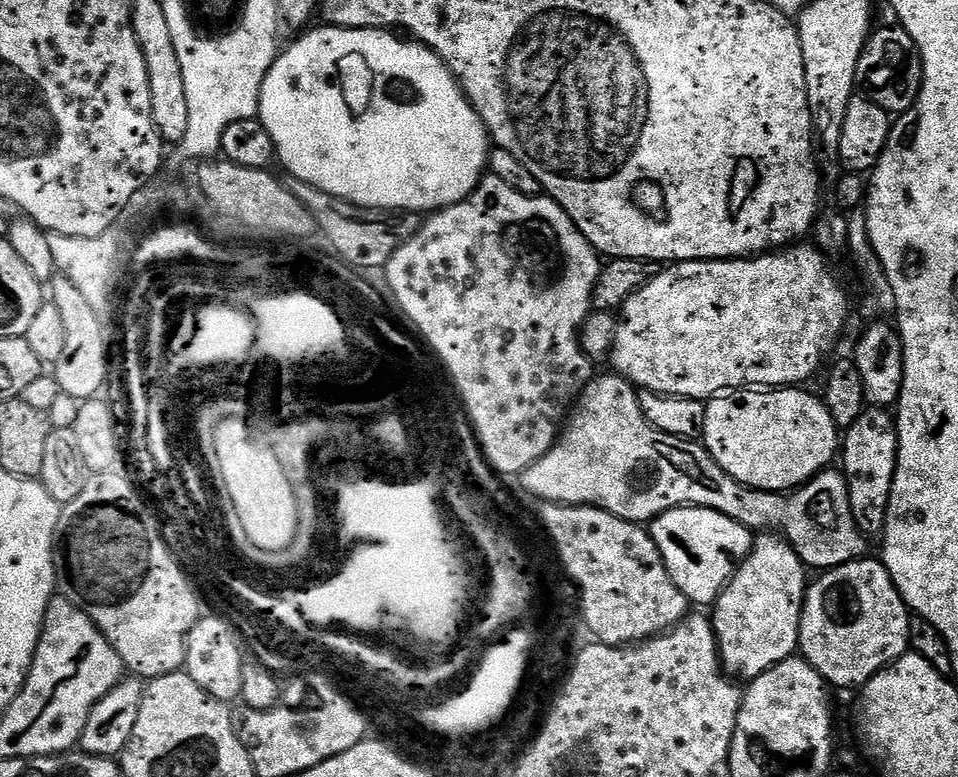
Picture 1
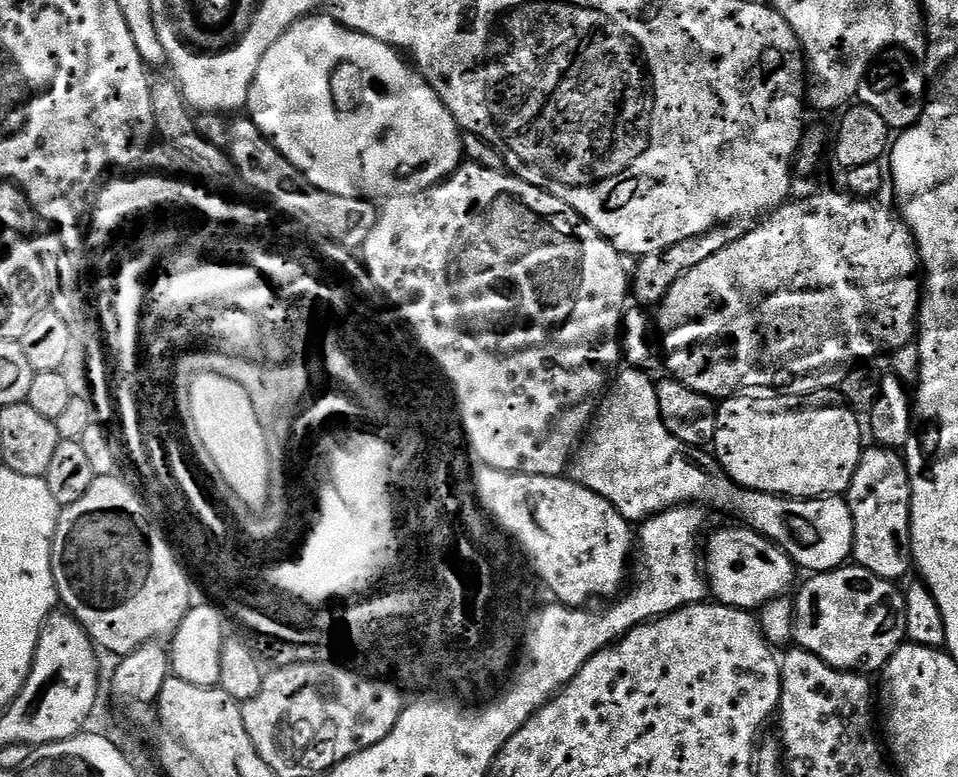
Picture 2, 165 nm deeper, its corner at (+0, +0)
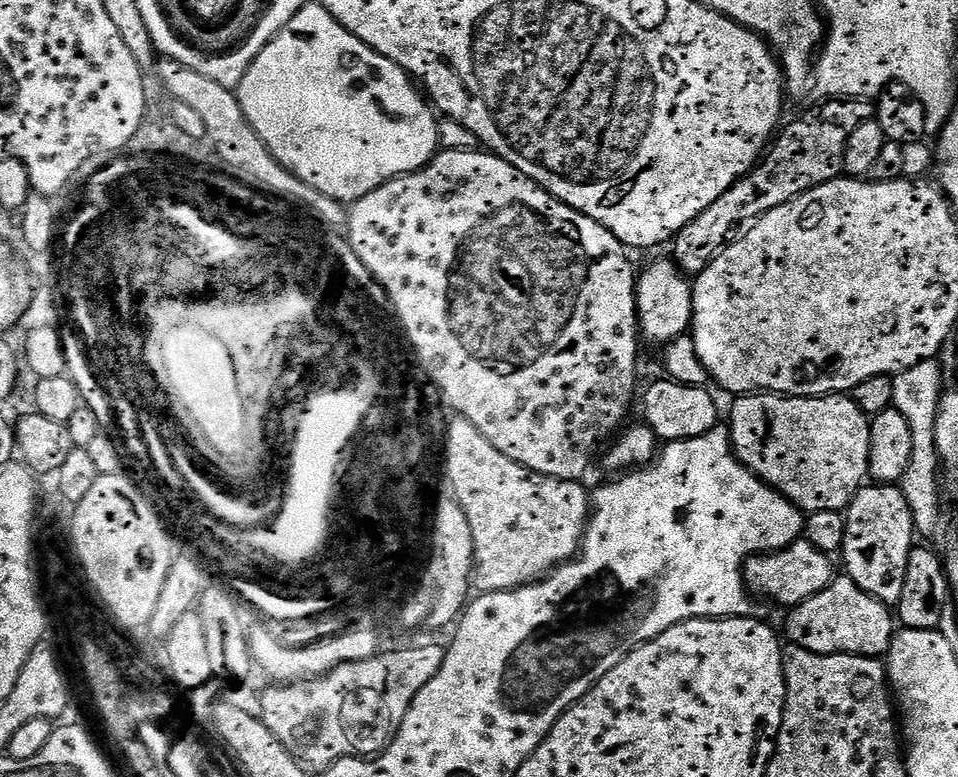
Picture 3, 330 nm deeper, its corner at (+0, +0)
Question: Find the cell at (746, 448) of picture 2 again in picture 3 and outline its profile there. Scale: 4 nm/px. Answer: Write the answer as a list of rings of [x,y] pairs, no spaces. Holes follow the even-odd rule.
[[[744,394],[732,404],[732,424],[730,423],[730,435],[732,438],[732,450],[736,453],[736,459],[748,468],[759,480],[765,480],[771,488],[777,488],[801,512],[811,514],[814,512],[838,512],[843,513],[855,497],[856,492],[865,487],[869,479],[868,459],[870,458],[870,430],[872,425],[869,417],[847,395],[833,394],[831,396],[786,396],[783,394]]]

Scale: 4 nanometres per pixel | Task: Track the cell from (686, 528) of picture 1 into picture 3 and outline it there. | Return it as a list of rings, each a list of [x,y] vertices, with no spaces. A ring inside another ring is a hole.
[[[801,538],[795,540],[789,548],[781,548],[779,552],[748,557],[744,562],[744,584],[753,597],[766,596],[776,604],[785,604],[785,609],[791,610],[832,584],[832,560],[829,553],[818,550],[818,546]]]

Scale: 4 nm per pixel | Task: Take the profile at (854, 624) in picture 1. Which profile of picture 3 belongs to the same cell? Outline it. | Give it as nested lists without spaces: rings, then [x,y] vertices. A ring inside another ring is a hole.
[[[847,574],[833,579],[826,590],[806,598],[806,602],[797,604],[787,613],[788,636],[793,645],[817,652],[823,656],[832,656],[836,652],[845,652],[851,656],[883,657],[892,646],[894,612],[878,598],[866,594]]]

